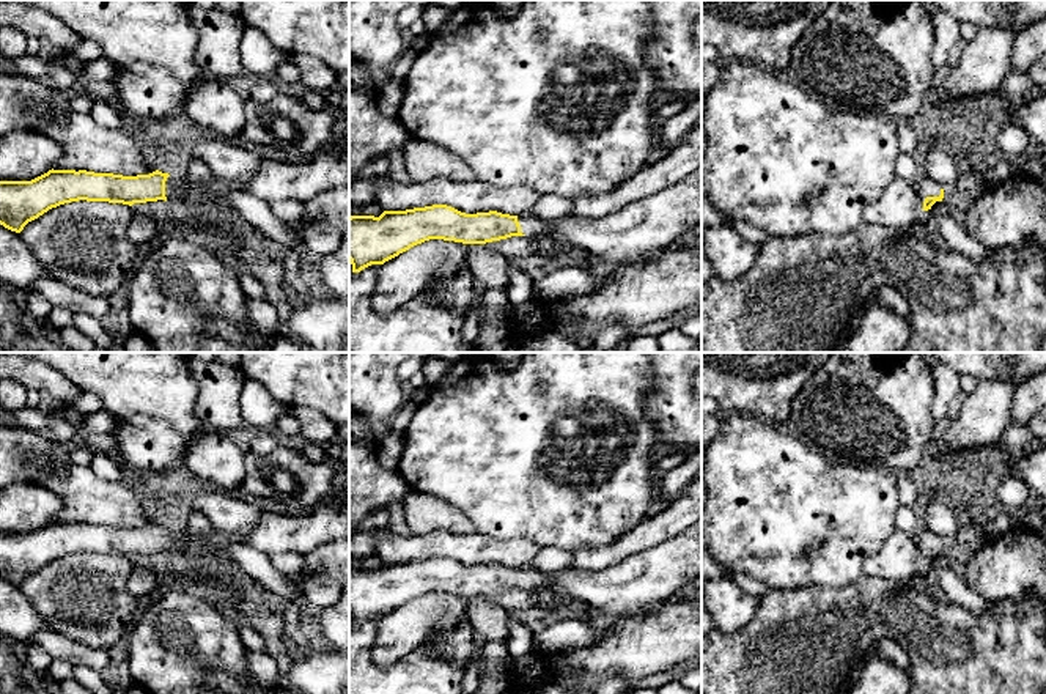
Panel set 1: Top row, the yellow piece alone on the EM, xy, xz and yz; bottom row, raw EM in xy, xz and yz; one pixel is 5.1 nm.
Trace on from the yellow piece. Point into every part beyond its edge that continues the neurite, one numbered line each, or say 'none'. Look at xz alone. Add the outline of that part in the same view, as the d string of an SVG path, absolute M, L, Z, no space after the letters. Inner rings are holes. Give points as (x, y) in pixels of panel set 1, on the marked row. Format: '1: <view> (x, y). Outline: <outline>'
1: xz (642, 228). Outline: M702 164L675 186L599 220L568 216L546 222L517 216L517 222L525 236L584 249L609 268L637 263L673 245L702 223Z

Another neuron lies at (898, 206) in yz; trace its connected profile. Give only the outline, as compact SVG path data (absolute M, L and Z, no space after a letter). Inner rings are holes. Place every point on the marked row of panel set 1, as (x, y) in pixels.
M895 175L882 195L864 211L864 222L912 231L922 223L917 186Z

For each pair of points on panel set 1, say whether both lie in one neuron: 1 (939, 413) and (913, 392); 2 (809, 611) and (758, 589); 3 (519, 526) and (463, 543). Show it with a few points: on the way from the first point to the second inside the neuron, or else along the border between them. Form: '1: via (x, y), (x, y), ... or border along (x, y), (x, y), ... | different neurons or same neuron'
1: border along (931, 369), (931, 417), (939, 428) | different neurons
2: border along (768, 589), (758, 600) | different neurons
3: border along (475, 529), (497, 538), (526, 540) | different neurons

